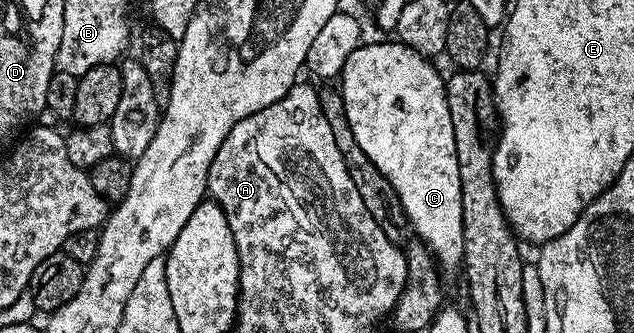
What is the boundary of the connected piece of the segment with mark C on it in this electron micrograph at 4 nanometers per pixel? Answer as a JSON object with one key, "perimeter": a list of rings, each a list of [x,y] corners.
{"perimeter":[[[392,41],[393,43],[367,43],[364,42],[357,49],[353,49],[353,53],[349,53],[349,57],[343,66],[341,76],[341,90],[343,100],[345,101],[345,113],[349,117],[349,129],[353,129],[353,137],[357,141],[357,145],[361,145],[361,149],[365,153],[365,157],[369,157],[369,161],[373,161],[373,165],[377,165],[377,169],[381,169],[381,173],[389,181],[389,185],[393,185],[393,189],[397,193],[397,197],[401,201],[401,205],[407,214],[407,221],[412,232],[415,231],[418,238],[430,249],[432,255],[435,256],[436,263],[444,272],[451,271],[460,266],[463,261],[463,218],[461,217],[461,173],[457,165],[457,149],[454,148],[453,122],[450,117],[449,105],[446,103],[446,89],[444,87],[444,76],[439,76],[435,72],[435,67],[428,56],[417,52],[411,47],[400,41]]]}

